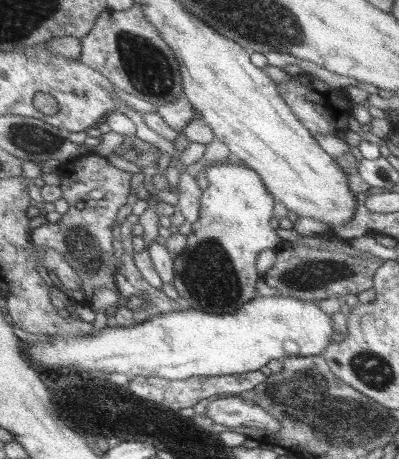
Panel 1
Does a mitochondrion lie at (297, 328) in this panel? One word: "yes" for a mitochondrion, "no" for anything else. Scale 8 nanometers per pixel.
no

